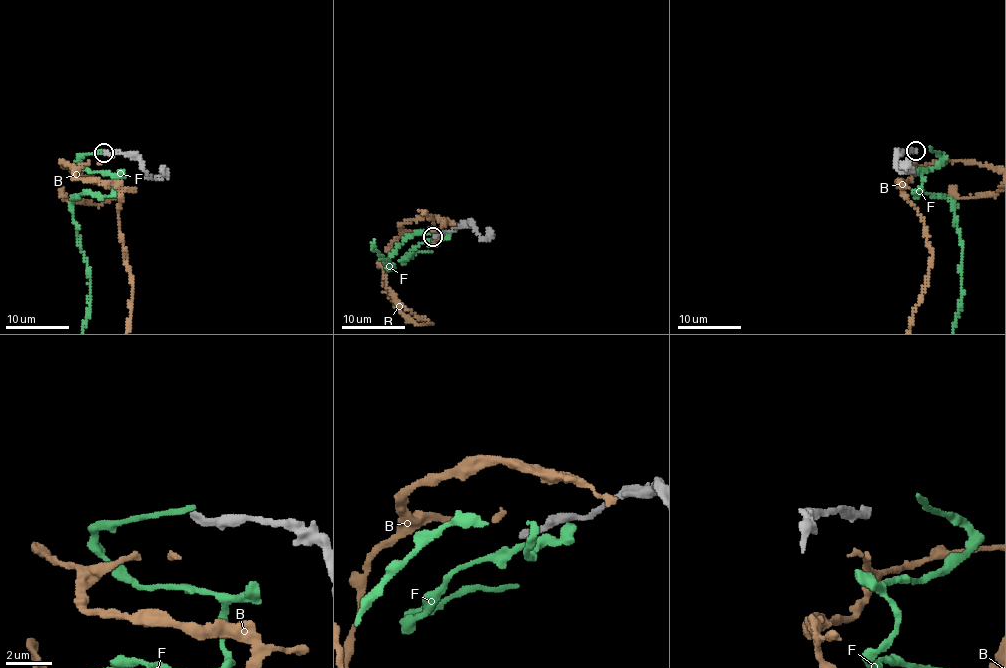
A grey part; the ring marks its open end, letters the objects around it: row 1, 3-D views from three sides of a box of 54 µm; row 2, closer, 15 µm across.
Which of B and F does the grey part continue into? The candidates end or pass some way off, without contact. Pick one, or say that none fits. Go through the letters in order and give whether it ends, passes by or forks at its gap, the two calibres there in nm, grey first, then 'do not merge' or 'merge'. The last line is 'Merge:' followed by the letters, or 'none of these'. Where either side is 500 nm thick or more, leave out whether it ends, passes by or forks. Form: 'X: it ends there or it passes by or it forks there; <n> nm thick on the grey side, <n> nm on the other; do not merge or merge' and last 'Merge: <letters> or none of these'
B: it ends there; 280 nm thick on the grey side, 200 nm on the other; do not merge
F: it ends there; 280 nm thick on the grey side, 220 nm on the other; do not merge
Merge: none of these

